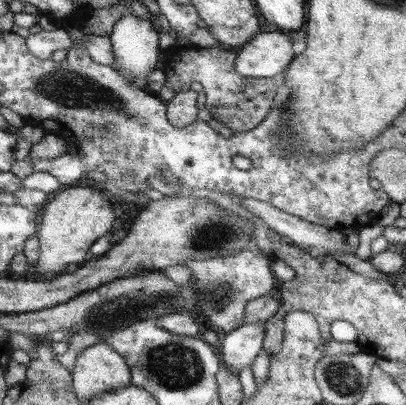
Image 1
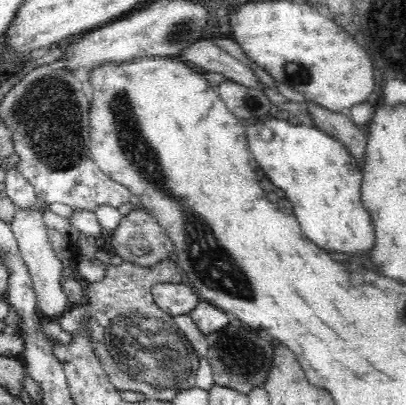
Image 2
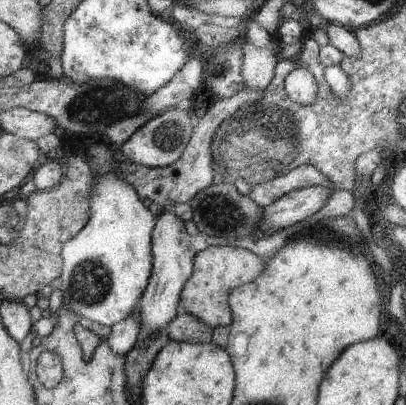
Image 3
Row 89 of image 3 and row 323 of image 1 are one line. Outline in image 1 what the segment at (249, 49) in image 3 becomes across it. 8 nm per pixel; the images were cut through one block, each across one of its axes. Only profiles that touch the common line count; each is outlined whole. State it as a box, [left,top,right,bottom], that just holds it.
[217,320,265,372]

